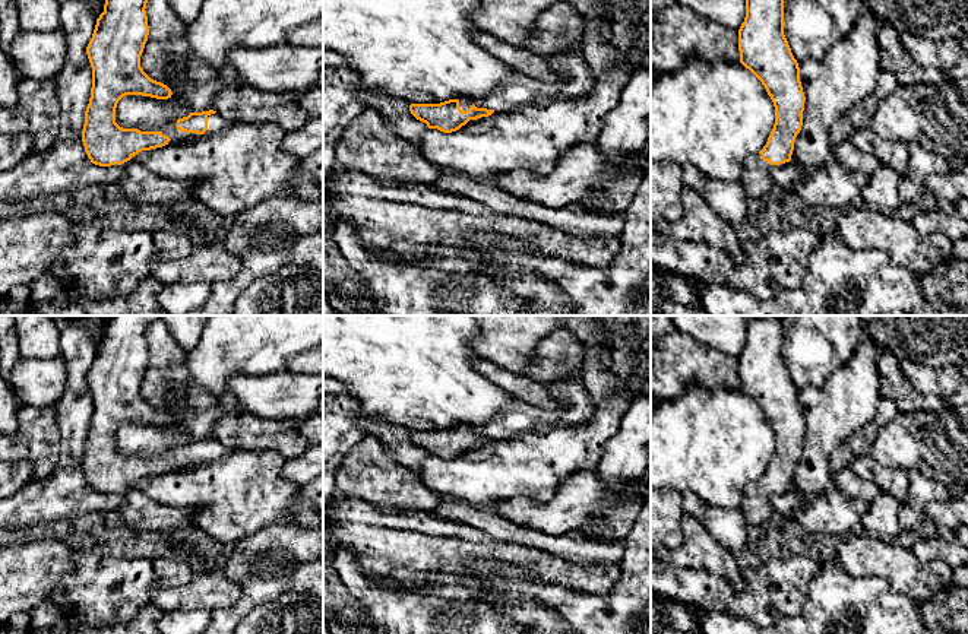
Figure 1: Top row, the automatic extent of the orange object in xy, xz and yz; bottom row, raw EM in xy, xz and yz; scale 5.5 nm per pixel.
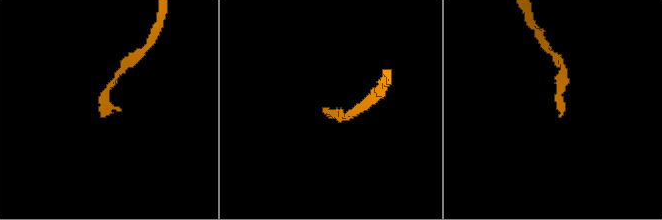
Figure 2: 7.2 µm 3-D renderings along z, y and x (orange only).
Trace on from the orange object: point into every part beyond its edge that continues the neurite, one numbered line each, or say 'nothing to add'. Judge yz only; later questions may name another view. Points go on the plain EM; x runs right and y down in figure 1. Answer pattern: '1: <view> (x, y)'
1: yz (756, 507)

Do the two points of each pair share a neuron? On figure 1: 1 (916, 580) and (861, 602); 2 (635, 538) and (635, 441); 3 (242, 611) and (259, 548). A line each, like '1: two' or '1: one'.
1: two
2: two
3: one

